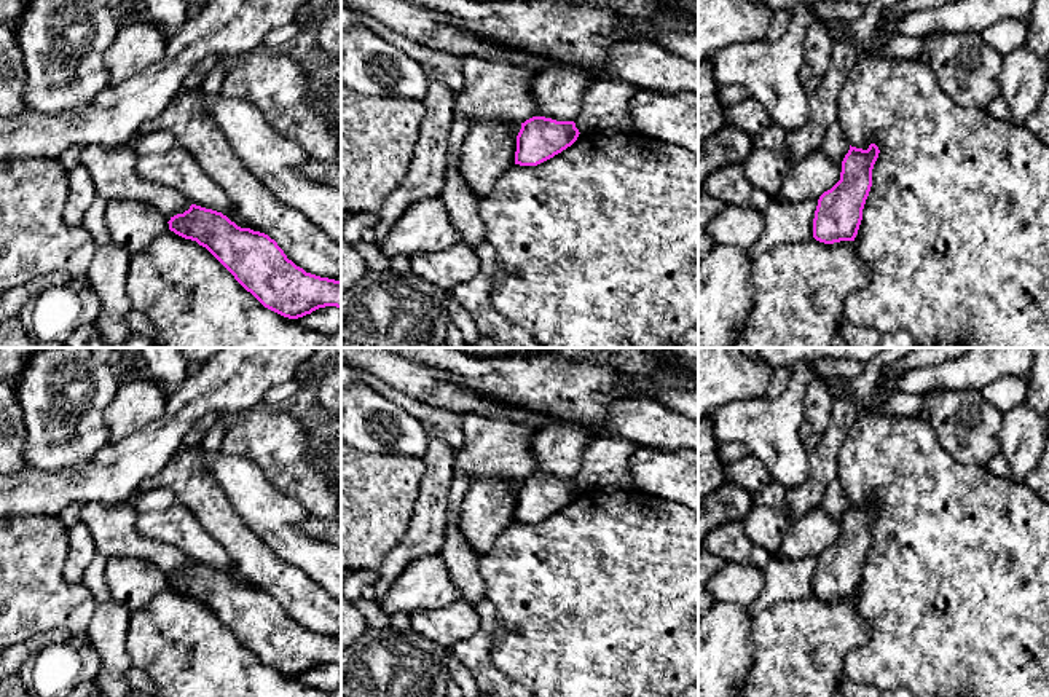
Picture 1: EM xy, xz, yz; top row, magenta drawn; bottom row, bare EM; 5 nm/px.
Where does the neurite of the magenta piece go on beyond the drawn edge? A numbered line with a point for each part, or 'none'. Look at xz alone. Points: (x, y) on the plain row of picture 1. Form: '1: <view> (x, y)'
none

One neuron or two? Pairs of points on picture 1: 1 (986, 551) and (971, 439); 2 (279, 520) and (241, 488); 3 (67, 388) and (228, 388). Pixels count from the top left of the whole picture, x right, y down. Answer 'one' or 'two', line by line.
1: two
2: one
3: two

